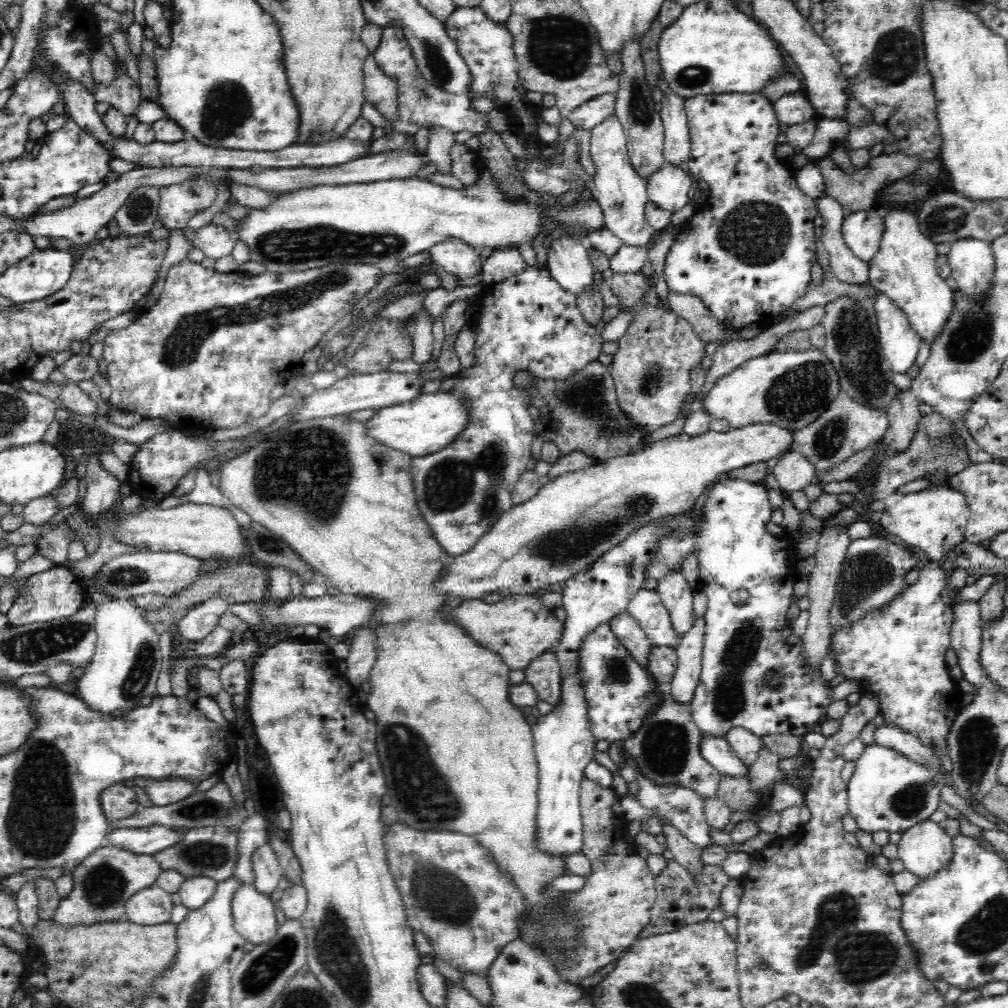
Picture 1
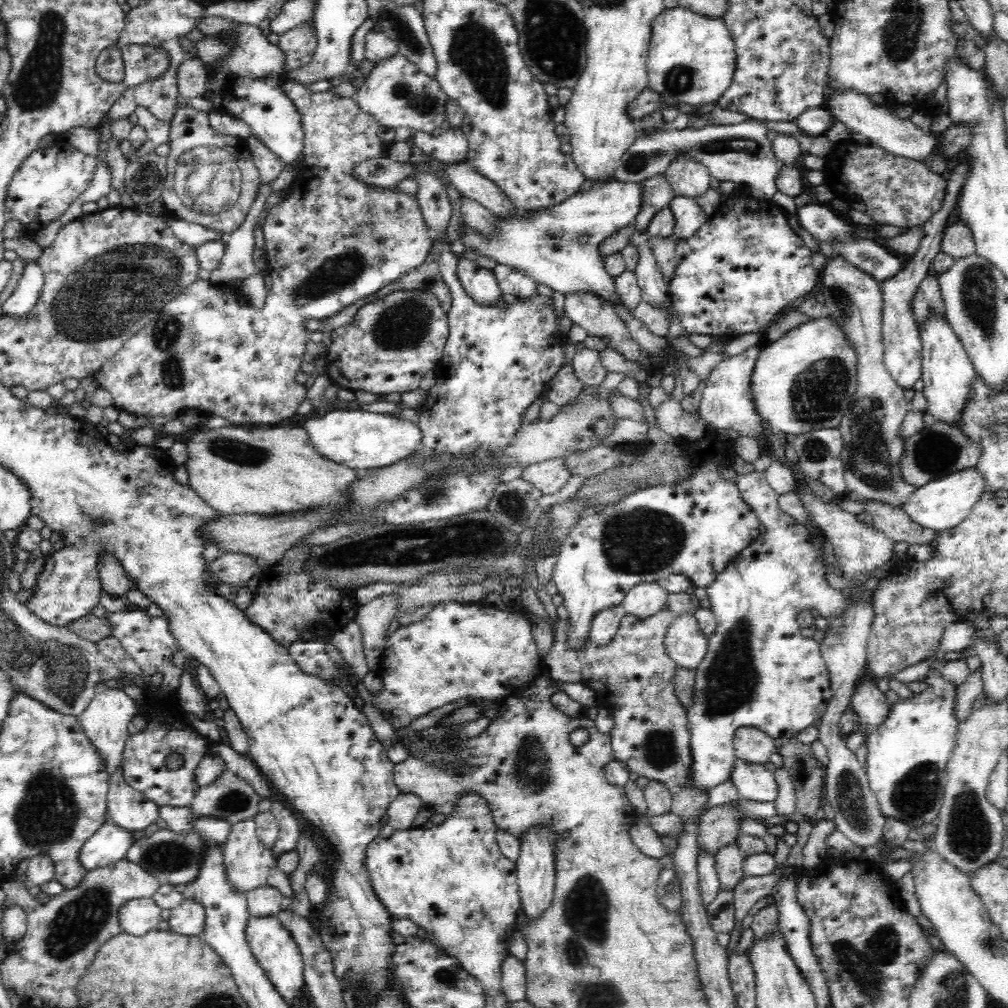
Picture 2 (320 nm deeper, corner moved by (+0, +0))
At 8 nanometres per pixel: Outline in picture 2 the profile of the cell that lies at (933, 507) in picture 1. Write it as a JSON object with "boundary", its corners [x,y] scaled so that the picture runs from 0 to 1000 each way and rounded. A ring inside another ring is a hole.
{"boundary":[[[958,464],[958,466],[950,466],[946,470],[927,475],[918,482],[911,483],[905,493],[899,494],[895,505],[908,520],[935,529],[950,522],[960,512],[966,499],[970,498],[970,495],[979,486],[978,478],[970,465]]]}

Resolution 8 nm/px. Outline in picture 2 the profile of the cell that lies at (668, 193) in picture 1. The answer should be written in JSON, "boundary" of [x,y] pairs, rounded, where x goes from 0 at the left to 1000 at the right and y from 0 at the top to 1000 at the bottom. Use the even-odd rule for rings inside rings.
{"boundary":[[[670,193],[665,200],[665,206],[671,218],[668,232],[673,239],[687,236],[704,216],[690,198],[679,193]]]}

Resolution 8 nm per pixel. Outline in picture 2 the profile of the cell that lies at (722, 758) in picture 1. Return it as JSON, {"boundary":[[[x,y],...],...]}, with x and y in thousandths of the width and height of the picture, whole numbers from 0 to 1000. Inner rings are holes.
{"boundary":[[[731,753],[725,775],[733,784],[734,793],[769,796],[772,790],[769,767],[763,766],[757,759],[742,758]]]}

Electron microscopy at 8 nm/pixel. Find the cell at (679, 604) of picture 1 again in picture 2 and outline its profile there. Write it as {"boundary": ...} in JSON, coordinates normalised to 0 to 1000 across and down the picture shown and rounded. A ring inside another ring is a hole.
{"boundary":[[[688,607],[673,609],[662,623],[661,647],[673,662],[689,666],[701,648],[702,632],[694,625]]]}

